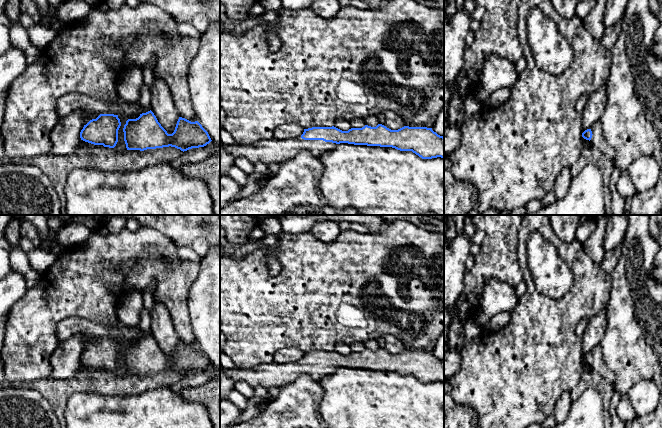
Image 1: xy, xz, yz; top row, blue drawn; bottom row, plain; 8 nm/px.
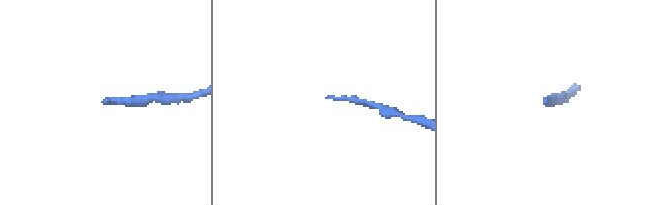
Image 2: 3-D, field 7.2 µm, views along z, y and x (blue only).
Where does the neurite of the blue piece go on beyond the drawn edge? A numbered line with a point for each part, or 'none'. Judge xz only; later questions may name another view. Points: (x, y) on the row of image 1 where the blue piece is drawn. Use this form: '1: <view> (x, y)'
1: xz (273, 150)

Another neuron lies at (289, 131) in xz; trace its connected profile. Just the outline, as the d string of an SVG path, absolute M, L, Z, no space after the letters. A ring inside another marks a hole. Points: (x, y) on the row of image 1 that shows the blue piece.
M286 124L277 127L274 131L274 138L276 139L297 139L301 138L304 128L295 124Z

